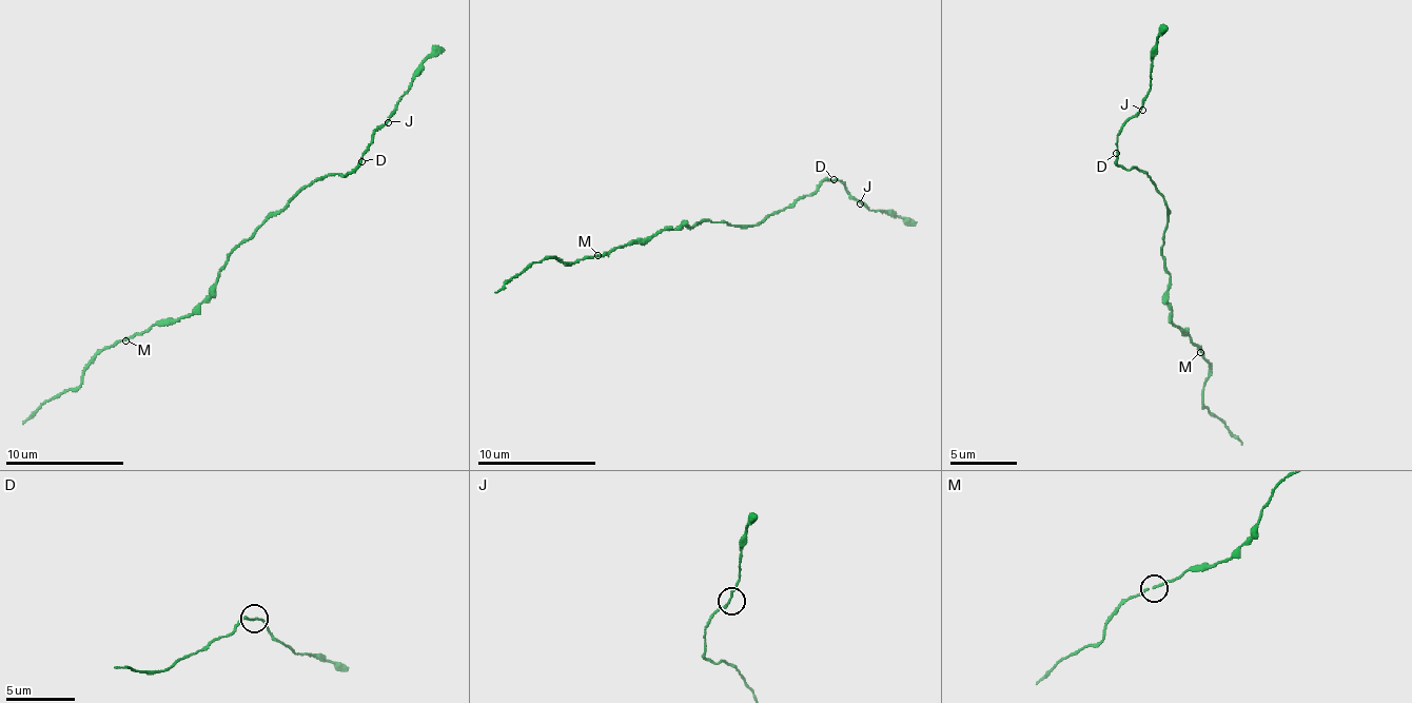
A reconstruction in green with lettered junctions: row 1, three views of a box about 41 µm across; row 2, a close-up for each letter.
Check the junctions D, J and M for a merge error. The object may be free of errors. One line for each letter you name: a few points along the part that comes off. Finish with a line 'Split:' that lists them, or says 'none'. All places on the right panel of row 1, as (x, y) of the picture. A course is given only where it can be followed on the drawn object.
Split: none

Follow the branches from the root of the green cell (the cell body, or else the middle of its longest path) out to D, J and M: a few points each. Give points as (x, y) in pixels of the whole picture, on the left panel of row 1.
D: (239, 245), (269, 217), (278, 214), (308, 184), (326, 176), (347, 176), (361, 161)
J: (239, 245), (269, 217), (278, 214), (308, 184), (326, 176), (347, 176), (358, 163), (371, 137), (388, 122)
M: (239, 245), (218, 274), (216, 289), (200, 304), (174, 321), (156, 321), (126, 339)

